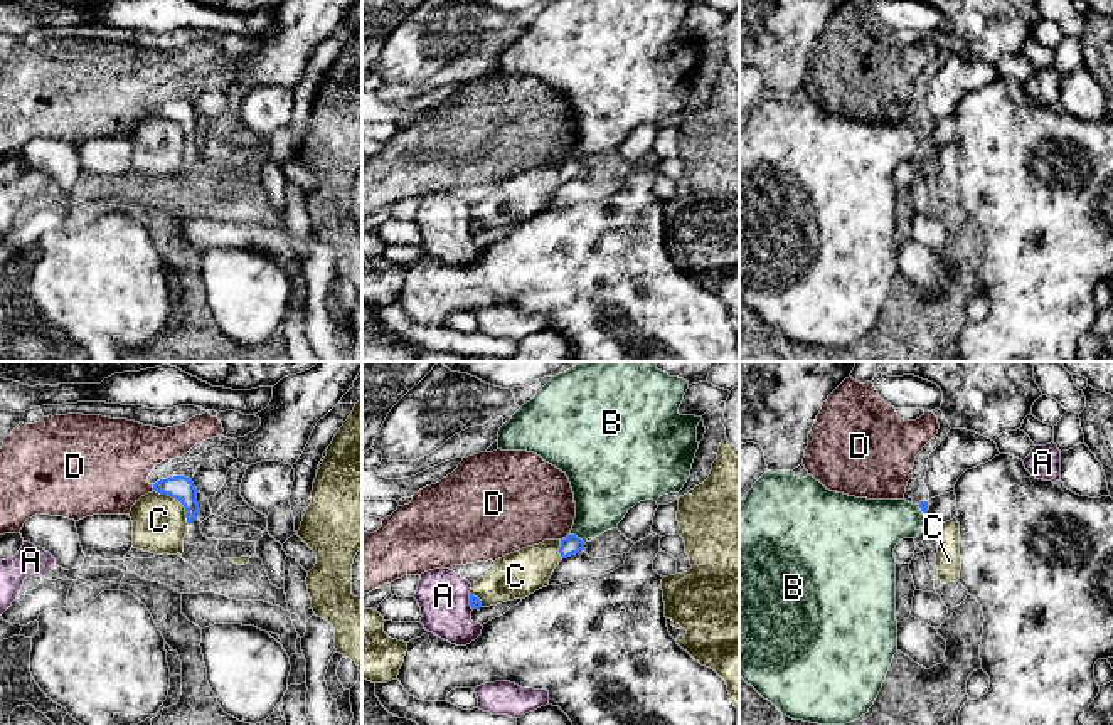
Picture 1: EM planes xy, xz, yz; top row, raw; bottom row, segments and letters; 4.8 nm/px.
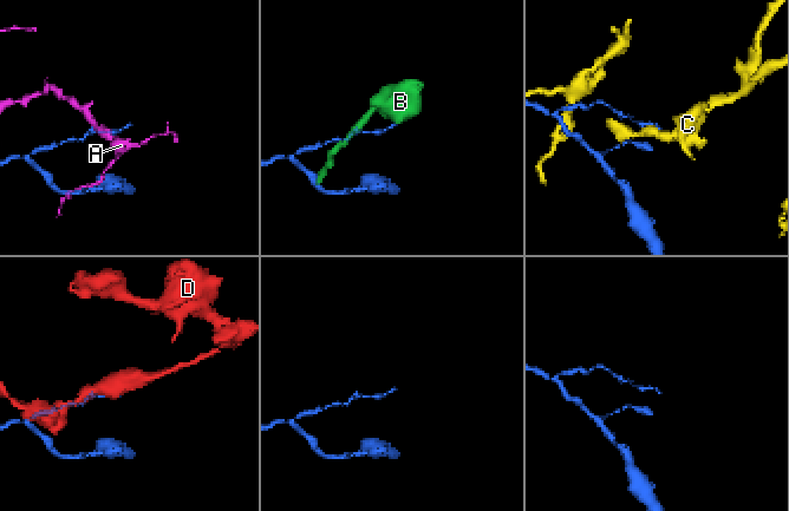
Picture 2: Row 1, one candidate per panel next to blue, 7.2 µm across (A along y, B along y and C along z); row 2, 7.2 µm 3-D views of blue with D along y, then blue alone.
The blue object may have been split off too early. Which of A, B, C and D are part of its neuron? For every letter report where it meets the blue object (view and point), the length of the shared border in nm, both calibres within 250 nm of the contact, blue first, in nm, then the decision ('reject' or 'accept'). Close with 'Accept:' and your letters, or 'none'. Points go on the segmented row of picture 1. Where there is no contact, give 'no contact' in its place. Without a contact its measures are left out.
A: xz (470, 603) | 80 nm | 60/260 nm | reject
B: xz (576, 537) | 90 nm | 90/280 nm | reject
C: xy (179, 500) | 240 nm | 120/260 nm | reject
D: xz (566, 537) | 60 nm | 90/400 nm | reject
Accept: none

